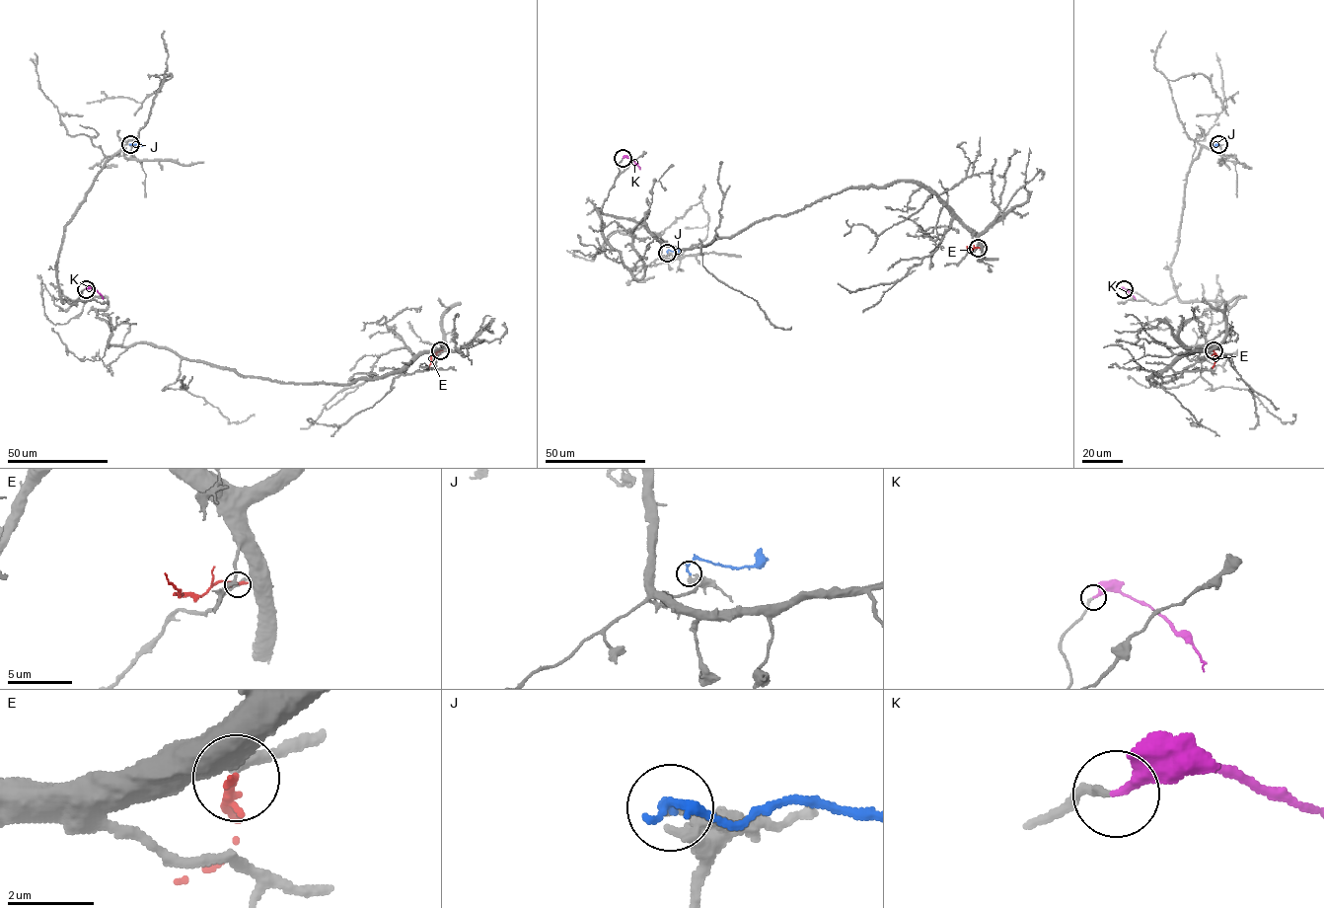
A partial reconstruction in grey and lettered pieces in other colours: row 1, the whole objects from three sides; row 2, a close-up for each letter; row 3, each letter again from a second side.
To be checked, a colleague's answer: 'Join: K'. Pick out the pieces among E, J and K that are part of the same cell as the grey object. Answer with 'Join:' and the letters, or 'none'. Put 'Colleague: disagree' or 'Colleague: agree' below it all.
Join: K
Colleague: agree

